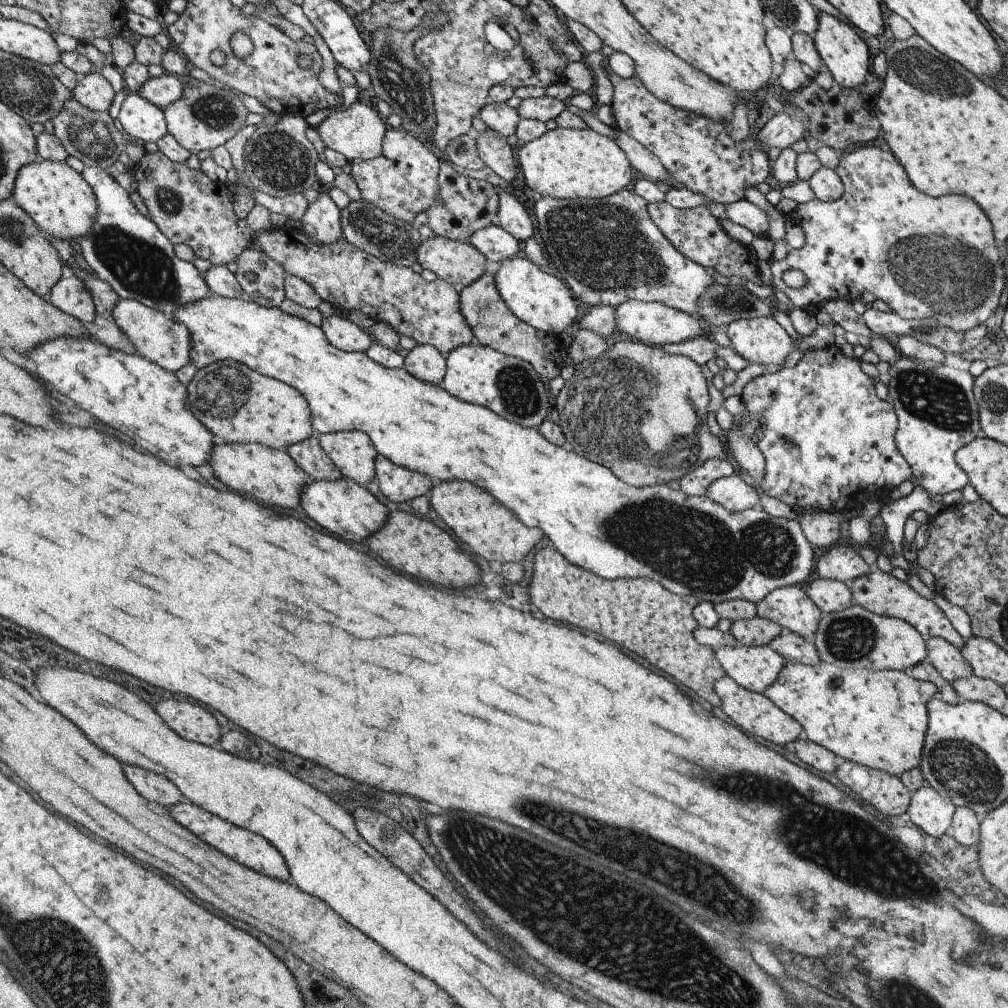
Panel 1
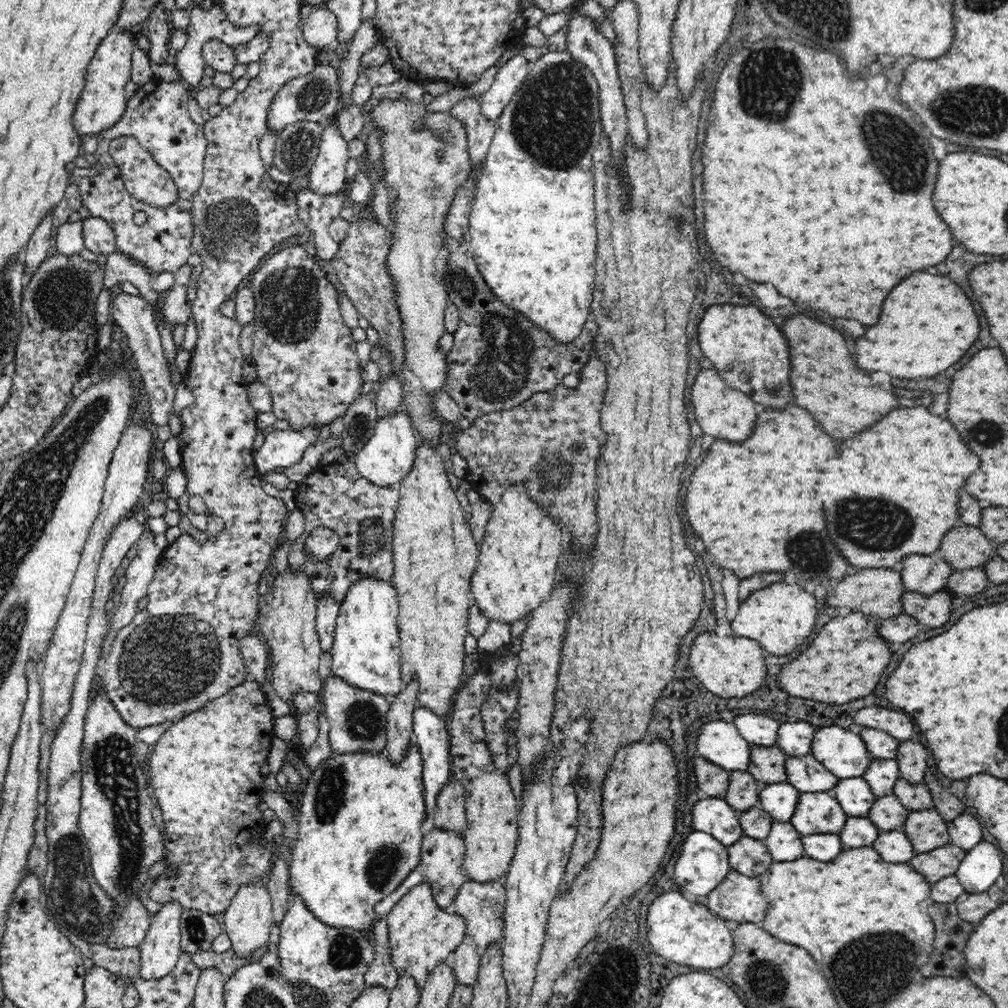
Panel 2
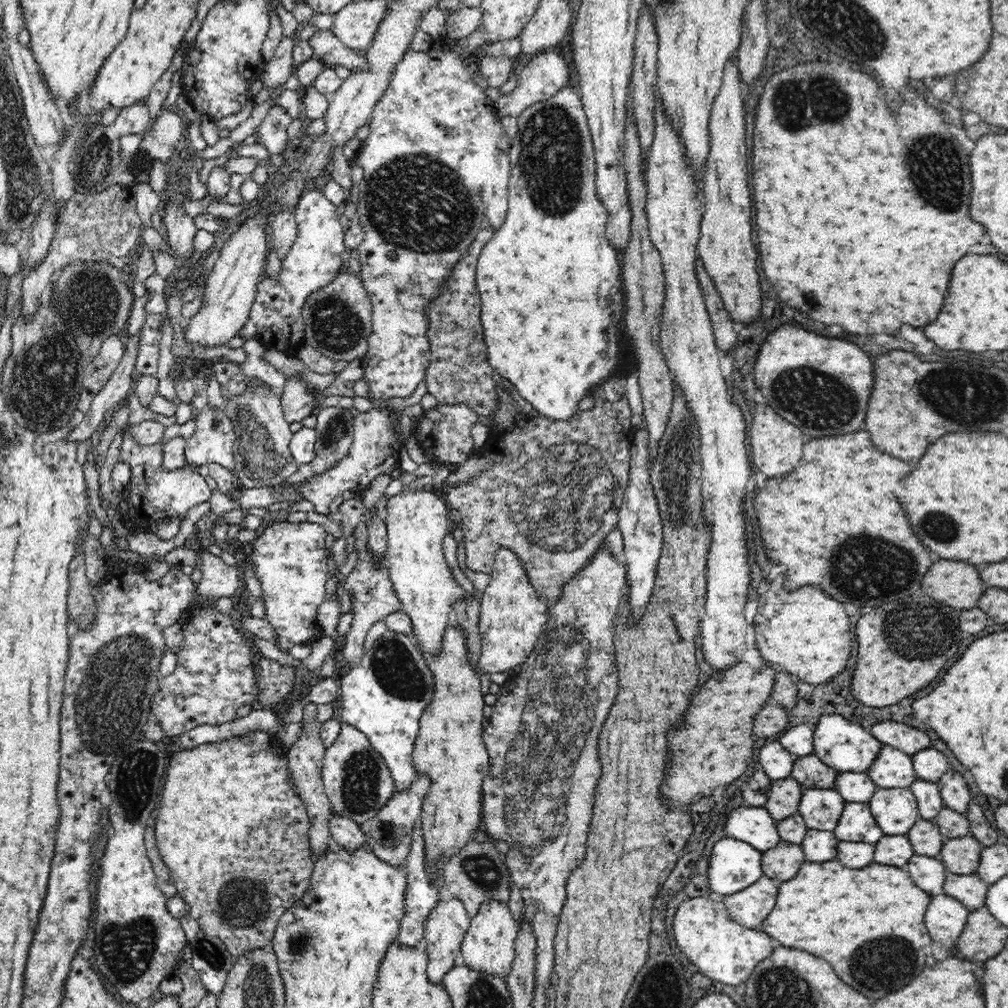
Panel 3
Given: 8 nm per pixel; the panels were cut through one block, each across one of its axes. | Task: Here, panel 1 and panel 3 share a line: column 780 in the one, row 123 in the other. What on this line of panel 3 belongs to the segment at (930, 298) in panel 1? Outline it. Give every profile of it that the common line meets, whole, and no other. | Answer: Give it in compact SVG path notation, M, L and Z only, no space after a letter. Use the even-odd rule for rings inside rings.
M272 105L265 118L255 130L257 143L268 149L270 155L277 155L280 152L285 155L291 154L290 140L288 140L288 124L292 117L287 110L280 105Z

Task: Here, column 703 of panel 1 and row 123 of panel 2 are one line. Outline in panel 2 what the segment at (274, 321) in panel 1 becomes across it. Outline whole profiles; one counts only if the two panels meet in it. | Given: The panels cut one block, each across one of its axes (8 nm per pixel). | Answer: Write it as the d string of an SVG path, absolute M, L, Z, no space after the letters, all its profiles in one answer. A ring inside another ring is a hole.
M568 50L544 53L534 63L529 63L528 76L495 120L495 133L483 162L480 178L477 179L475 197L471 204L469 214L471 240L468 244L473 249L472 254L475 256L477 267L486 284L492 288L498 299L506 302L510 308L522 312L524 314L522 317L530 319L538 327L548 331L560 343L573 341L582 332L588 314L591 312L591 302L595 291L597 242L593 155L595 153L594 148L597 149L600 146L599 142L604 134L599 105L599 86L595 76L584 64L578 62Z

